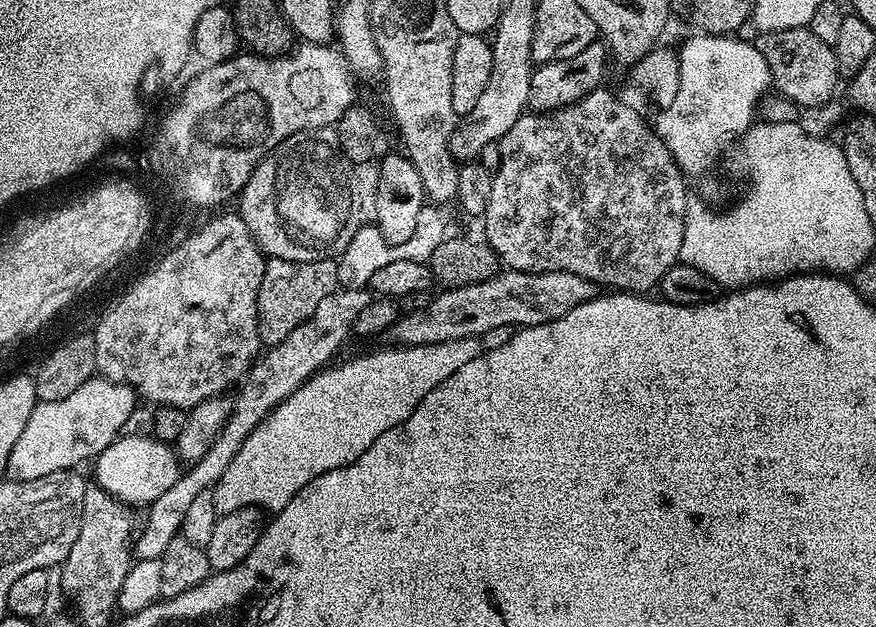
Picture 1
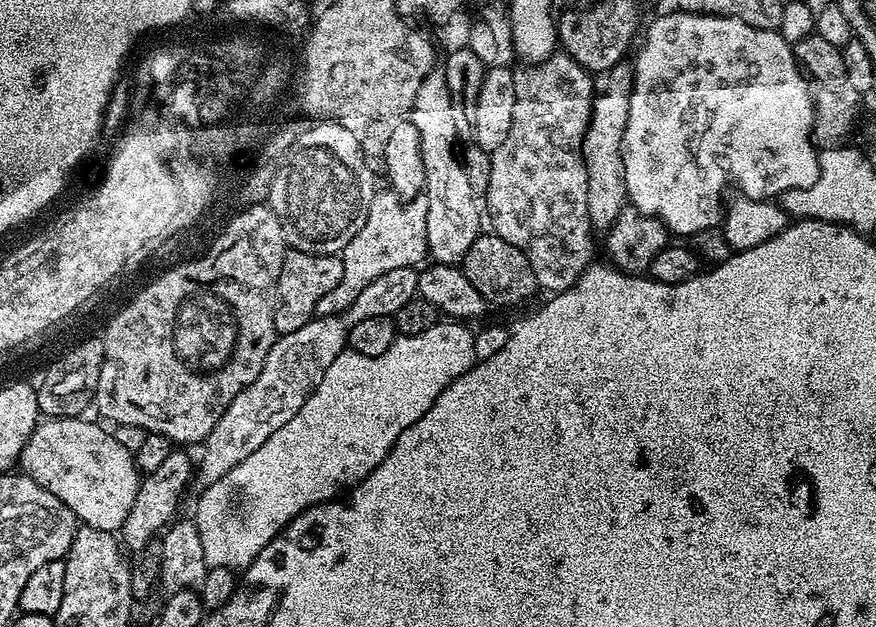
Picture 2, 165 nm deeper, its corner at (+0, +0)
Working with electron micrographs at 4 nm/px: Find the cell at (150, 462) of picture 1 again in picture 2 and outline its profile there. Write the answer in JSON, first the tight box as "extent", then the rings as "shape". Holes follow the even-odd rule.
{"extent":[18,418,142,534],"shape":[[[88,418],[41,419],[20,452],[18,468],[23,475],[30,476],[34,482],[38,482],[38,486],[50,490],[54,498],[61,500],[76,515],[77,521],[83,527],[116,534],[126,522],[126,514],[130,514],[130,506],[134,506],[142,473],[136,466],[133,453],[118,446],[111,431],[107,427],[104,429],[103,423],[100,424],[91,424]]]}

